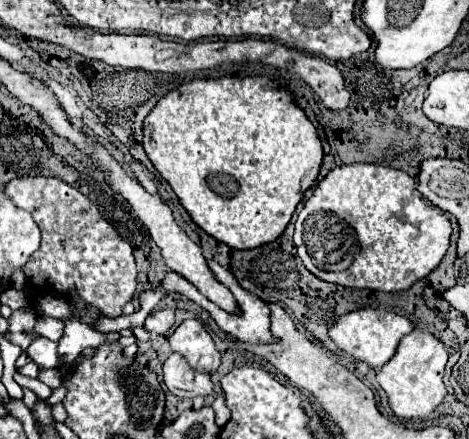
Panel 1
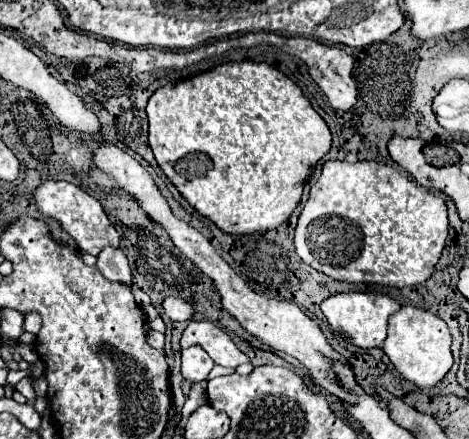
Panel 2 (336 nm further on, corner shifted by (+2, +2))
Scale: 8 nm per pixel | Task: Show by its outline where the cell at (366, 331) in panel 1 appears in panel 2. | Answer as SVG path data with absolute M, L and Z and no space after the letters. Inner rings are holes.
M338 293L328 297L320 305L320 309L332 331L346 335L350 343L360 349L372 349L372 347L382 347L388 329L388 317L396 313L400 305L384 293Z

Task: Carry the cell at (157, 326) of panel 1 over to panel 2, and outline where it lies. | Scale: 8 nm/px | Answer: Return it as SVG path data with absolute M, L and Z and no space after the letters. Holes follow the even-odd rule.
M166 297L162 307L164 307L164 313L170 317L170 321L188 321L194 313L192 307L178 297Z

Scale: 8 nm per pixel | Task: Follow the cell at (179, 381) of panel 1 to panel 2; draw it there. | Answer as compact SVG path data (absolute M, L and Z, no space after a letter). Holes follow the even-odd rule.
M202 347L182 349L182 377L196 383L204 381L214 367L214 361Z

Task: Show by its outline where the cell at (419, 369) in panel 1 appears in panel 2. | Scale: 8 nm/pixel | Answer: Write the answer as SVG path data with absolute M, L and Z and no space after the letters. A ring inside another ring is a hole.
M404 305L398 313L390 317L388 325L388 337L384 341L384 353L406 381L414 383L420 389L434 387L438 381L444 379L444 375L452 367L452 351L450 351L450 331L446 323L432 315L430 311Z

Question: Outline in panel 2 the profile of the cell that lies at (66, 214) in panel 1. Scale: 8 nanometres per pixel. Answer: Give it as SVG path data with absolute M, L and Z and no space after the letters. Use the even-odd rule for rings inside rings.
M42 181L34 189L34 205L42 217L58 221L62 225L62 229L74 237L80 251L98 255L104 247L120 249L120 233L106 217L100 201L94 199L92 195L88 195L78 185L68 183L68 181Z

